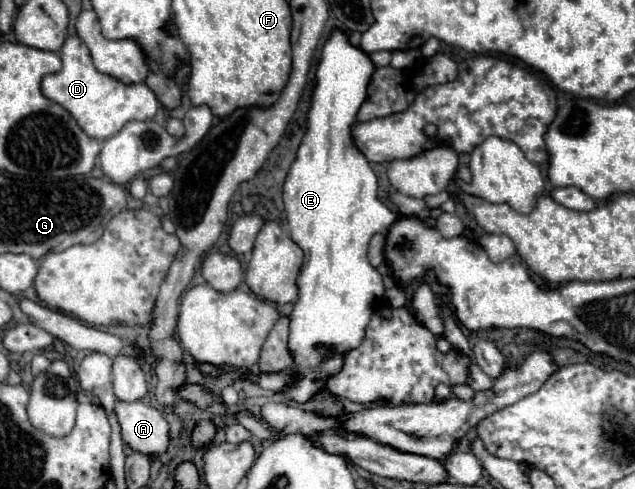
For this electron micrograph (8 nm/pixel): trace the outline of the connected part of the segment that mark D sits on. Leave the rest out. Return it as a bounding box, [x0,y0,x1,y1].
[42,36,158,140]

